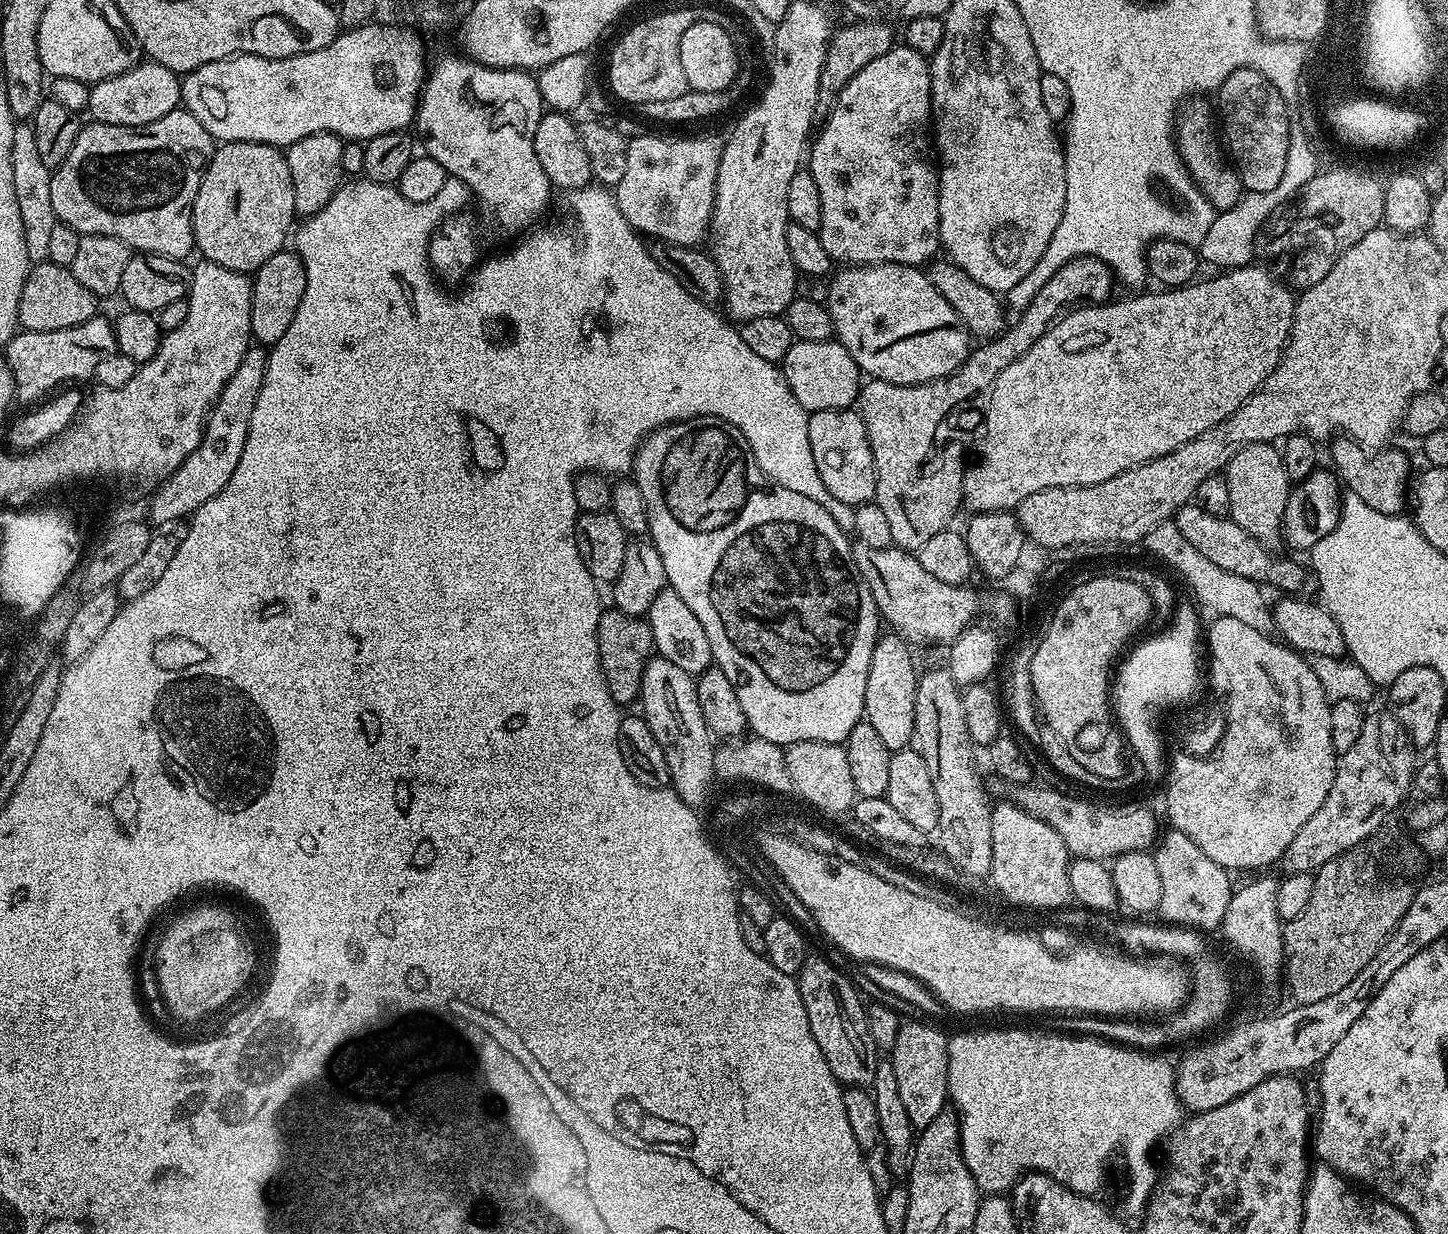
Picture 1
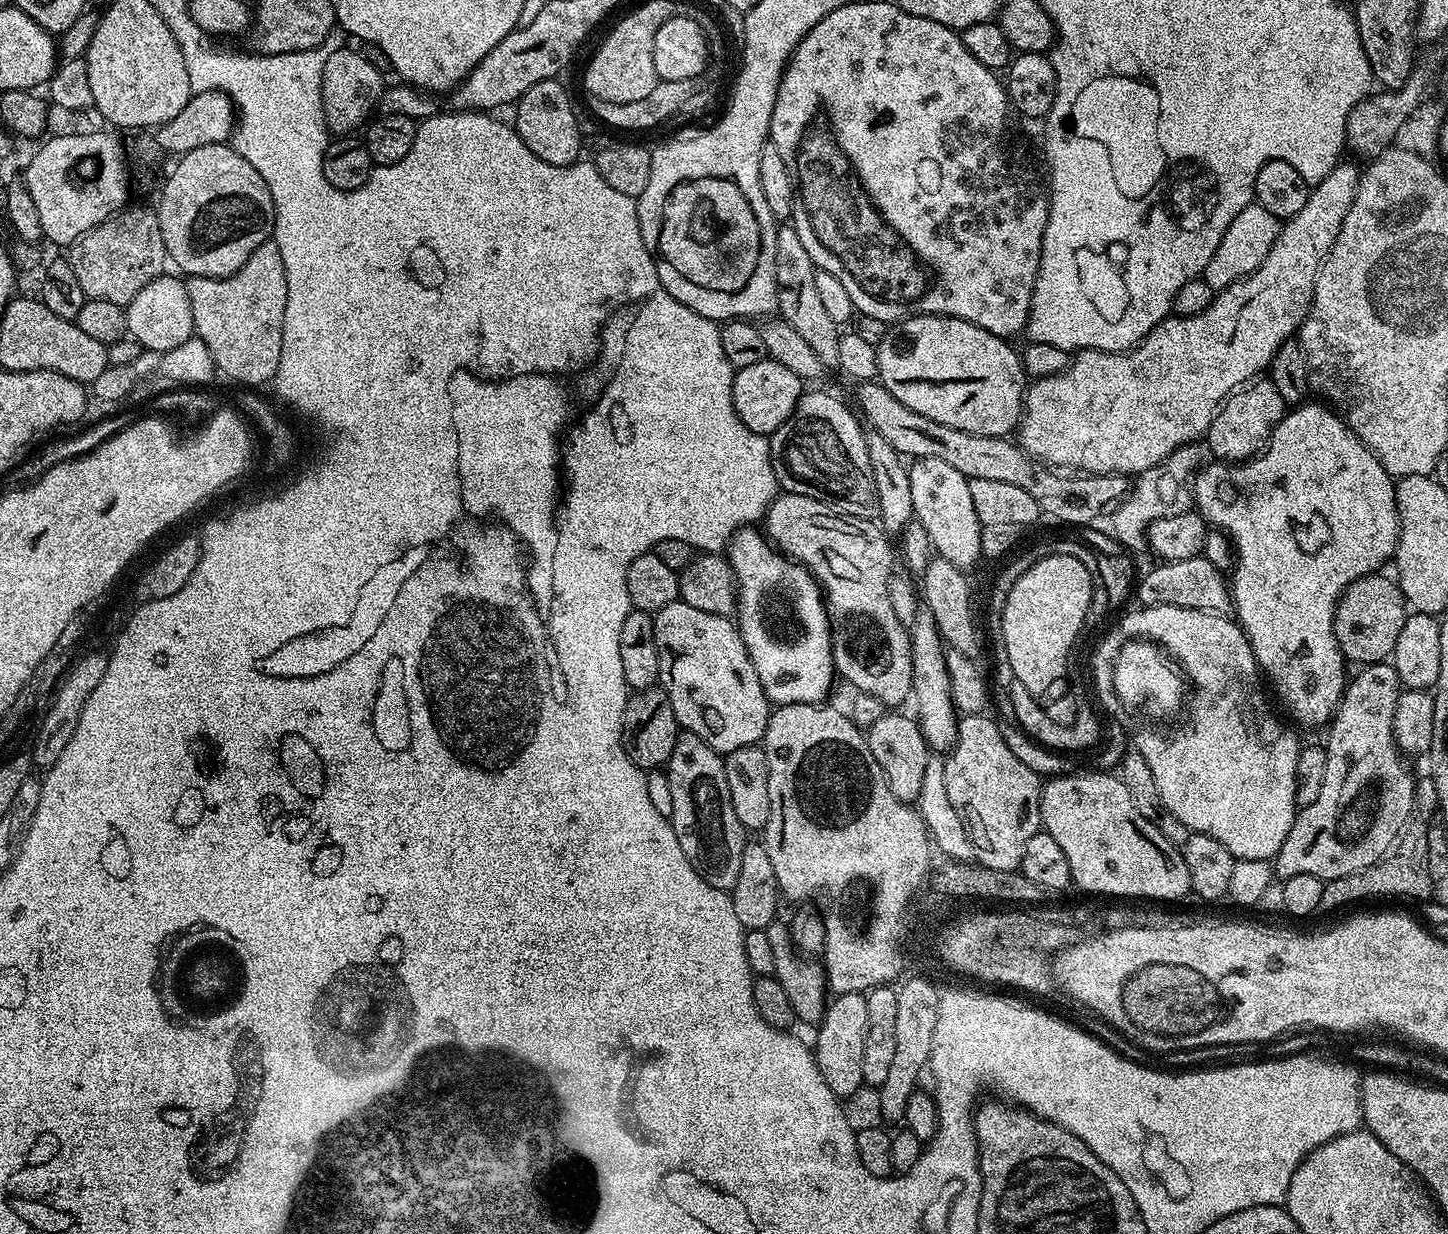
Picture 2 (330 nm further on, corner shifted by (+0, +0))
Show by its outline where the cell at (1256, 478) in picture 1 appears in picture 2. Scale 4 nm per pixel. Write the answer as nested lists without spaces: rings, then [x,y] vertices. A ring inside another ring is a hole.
[[[1256,378],[1243,385],[1221,404],[1214,422],[1208,427],[1206,443],[1208,443],[1209,450],[1216,455],[1213,457],[1220,462],[1247,462],[1251,460],[1253,456],[1264,451],[1268,440],[1272,437],[1272,431],[1280,425],[1280,419],[1283,418],[1285,411],[1286,405],[1282,394],[1278,394],[1278,386],[1274,386],[1271,379]]]

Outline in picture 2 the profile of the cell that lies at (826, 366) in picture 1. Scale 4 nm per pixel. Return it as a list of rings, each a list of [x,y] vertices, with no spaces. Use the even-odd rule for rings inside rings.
[[[771,358],[754,362],[754,366],[735,369],[732,378],[734,410],[742,426],[746,426],[746,430],[759,436],[771,437],[772,433],[778,430],[778,426],[782,426],[782,422],[790,418],[796,403],[800,401],[805,391],[805,381],[800,380],[798,374],[794,374],[794,370],[782,366],[782,362]]]

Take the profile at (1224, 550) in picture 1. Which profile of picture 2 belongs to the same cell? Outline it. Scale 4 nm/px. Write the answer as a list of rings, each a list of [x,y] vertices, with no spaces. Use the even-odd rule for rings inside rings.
[[[1384,575],[1358,578],[1341,594],[1336,607],[1334,630],[1338,646],[1345,661],[1352,663],[1353,660],[1356,666],[1385,663],[1391,657],[1394,642],[1398,642],[1398,634],[1410,615],[1410,609],[1404,603],[1404,595],[1400,593],[1399,583],[1391,575]]]

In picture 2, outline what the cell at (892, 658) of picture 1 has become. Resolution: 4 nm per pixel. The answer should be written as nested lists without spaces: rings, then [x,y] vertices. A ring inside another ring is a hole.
[[[784,492],[783,494],[777,495],[776,499],[772,501],[772,505],[768,507],[768,511],[764,513],[762,517],[762,528],[769,541],[771,541],[783,555],[787,556],[790,560],[796,561],[798,564],[804,565],[804,567],[816,577],[816,583],[822,586],[822,592],[826,597],[826,607],[830,613],[830,623],[833,630],[832,662],[839,679],[858,686],[858,690],[866,690],[866,694],[874,694],[874,698],[878,698],[885,706],[900,706],[900,703],[902,703],[904,699],[909,699],[909,697],[912,696],[912,638],[906,625],[898,622],[898,617],[894,615],[894,609],[890,602],[888,583],[894,574],[894,568],[892,568],[894,544],[893,541],[892,544],[888,541],[891,539],[886,535],[883,527],[881,527],[879,523],[870,520],[863,520],[862,518],[851,516],[845,512],[837,512],[832,505],[824,504],[820,500],[799,496],[793,492]]]

